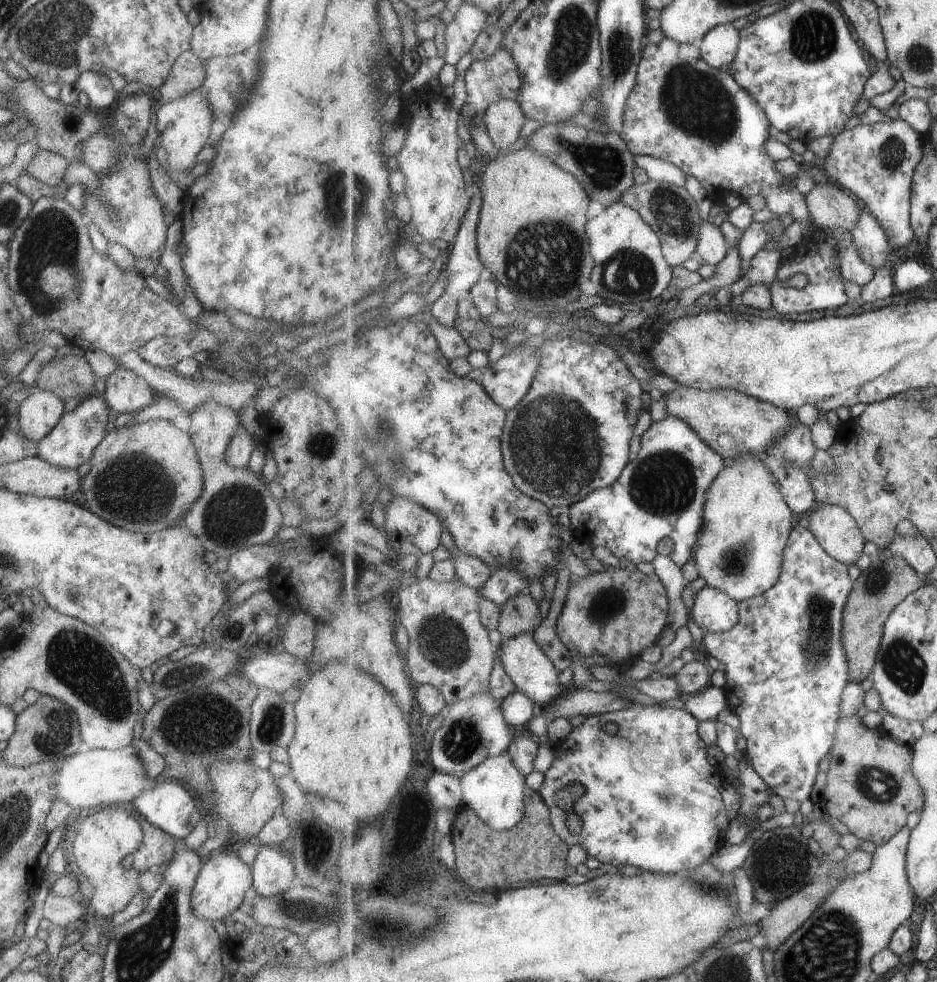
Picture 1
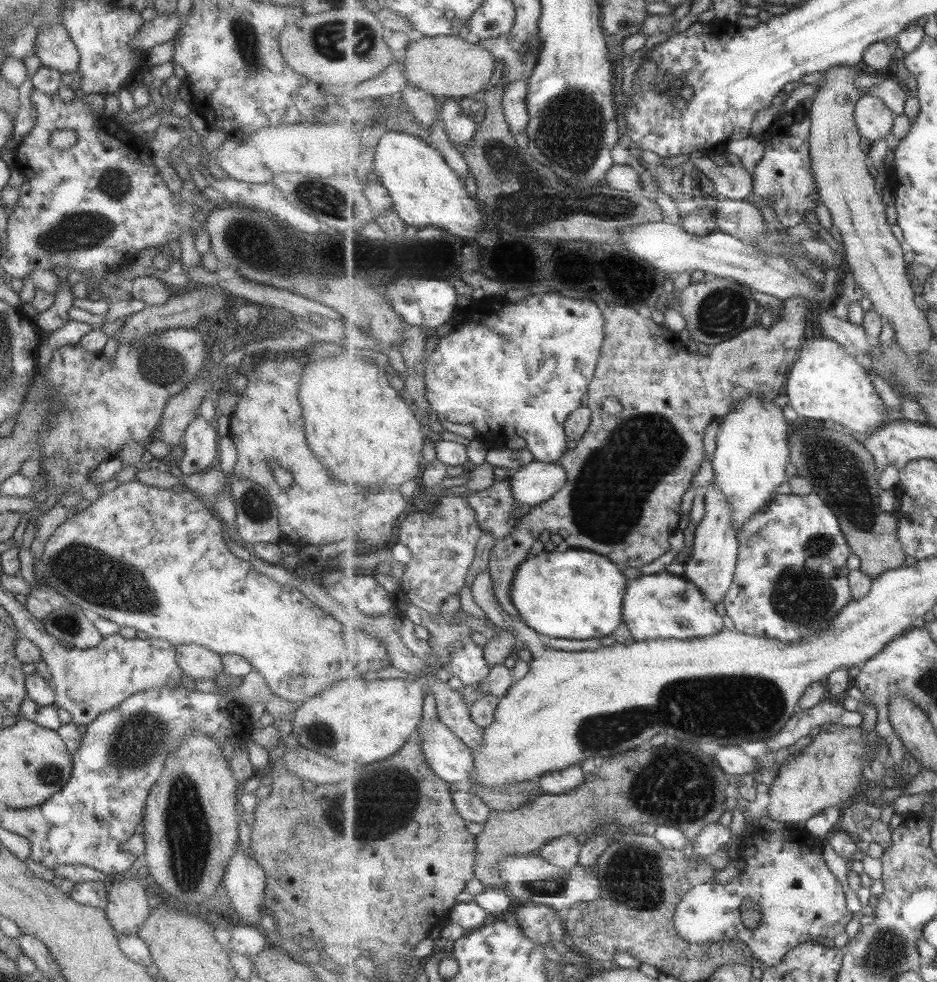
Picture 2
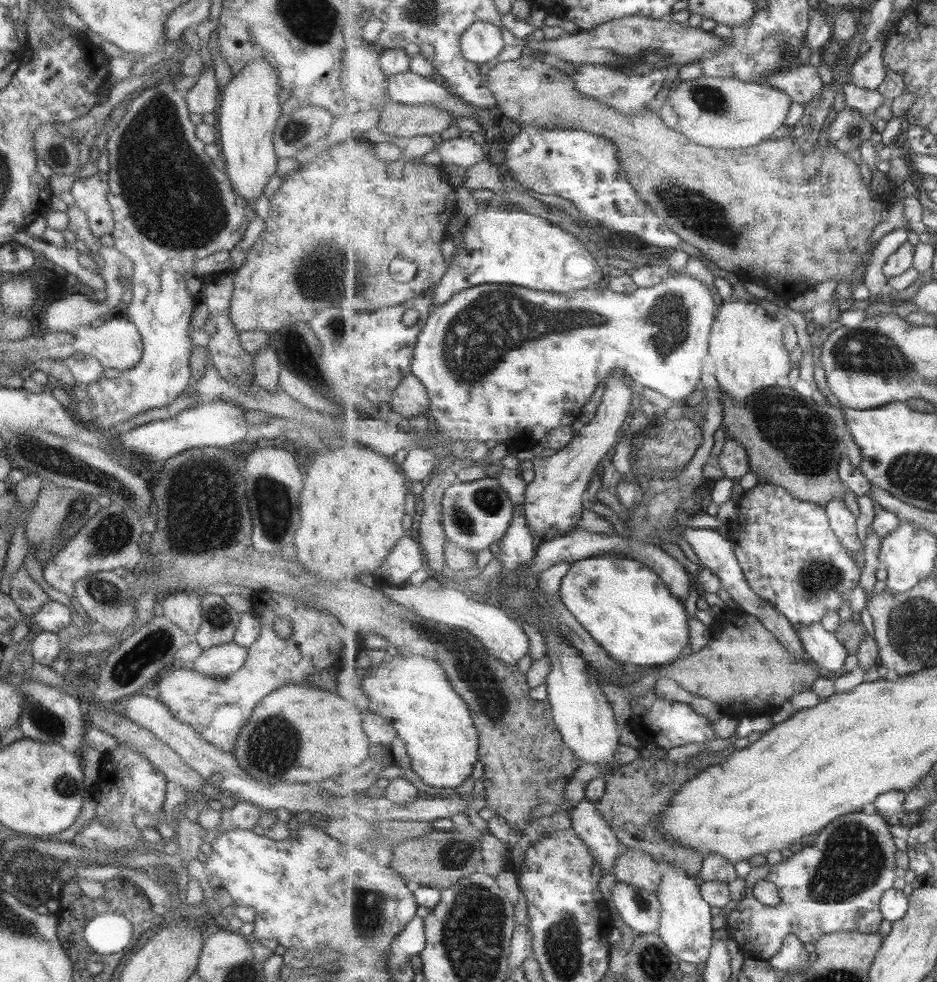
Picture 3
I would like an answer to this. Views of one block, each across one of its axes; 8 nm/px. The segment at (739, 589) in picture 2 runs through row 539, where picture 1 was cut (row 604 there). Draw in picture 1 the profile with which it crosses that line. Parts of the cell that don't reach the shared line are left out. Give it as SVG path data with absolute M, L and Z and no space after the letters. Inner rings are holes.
M796 525L790 537L789 546L785 550L785 564L780 582L774 585L768 592L741 601L741 620L736 628L732 628L730 632L724 632L724 634L710 634L710 632L705 634L703 644L706 652L722 660L727 665L724 692L728 696L728 707L736 716L741 718L742 724L740 728L743 736L747 738L747 750L748 754L750 754L752 765L764 777L764 780L770 784L774 792L785 799L790 798L800 803L808 800L808 798L810 799L812 790L814 790L814 784L816 784L818 774L820 774L820 762L834 749L834 744L837 740L838 727L843 717L842 701L844 691L851 683L850 658L848 652L846 652L846 644L844 644L844 615L850 595L856 588L856 583L857 581L854 581L854 578L850 576L849 564L836 560L822 546L821 541L818 540L818 537L812 530Z

